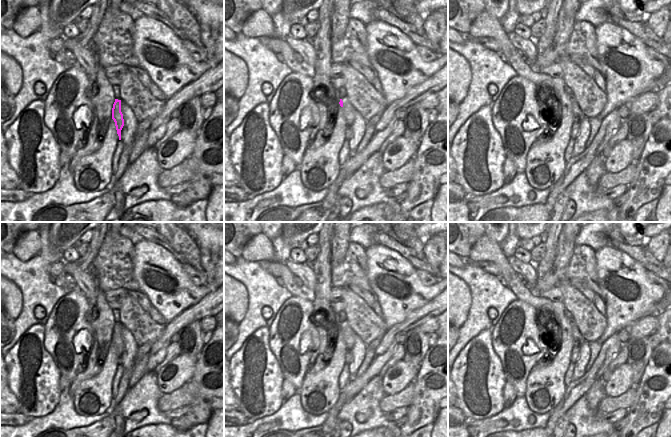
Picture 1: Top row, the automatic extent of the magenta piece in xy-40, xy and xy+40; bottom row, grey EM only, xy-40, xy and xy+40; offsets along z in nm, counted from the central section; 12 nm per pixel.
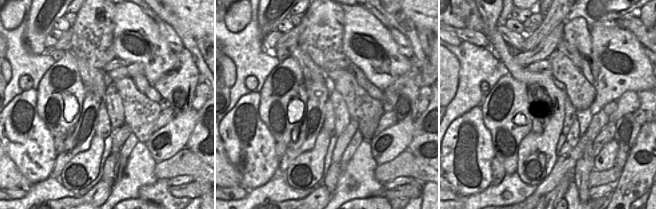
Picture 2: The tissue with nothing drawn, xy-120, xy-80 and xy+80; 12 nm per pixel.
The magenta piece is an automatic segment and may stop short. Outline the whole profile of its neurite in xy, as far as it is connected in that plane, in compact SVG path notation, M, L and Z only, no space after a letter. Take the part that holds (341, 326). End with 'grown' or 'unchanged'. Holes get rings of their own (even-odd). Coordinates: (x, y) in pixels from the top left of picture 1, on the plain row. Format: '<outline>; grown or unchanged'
M346 322L340 323L339 328L343 332L344 341L347 345L347 352L345 354L345 364L349 364L353 360L352 348L355 343L355 333Z; grown

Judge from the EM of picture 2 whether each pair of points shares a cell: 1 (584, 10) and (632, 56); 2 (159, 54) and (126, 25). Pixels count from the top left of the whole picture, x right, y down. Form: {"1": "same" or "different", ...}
{"1": "different", "2": "same"}

